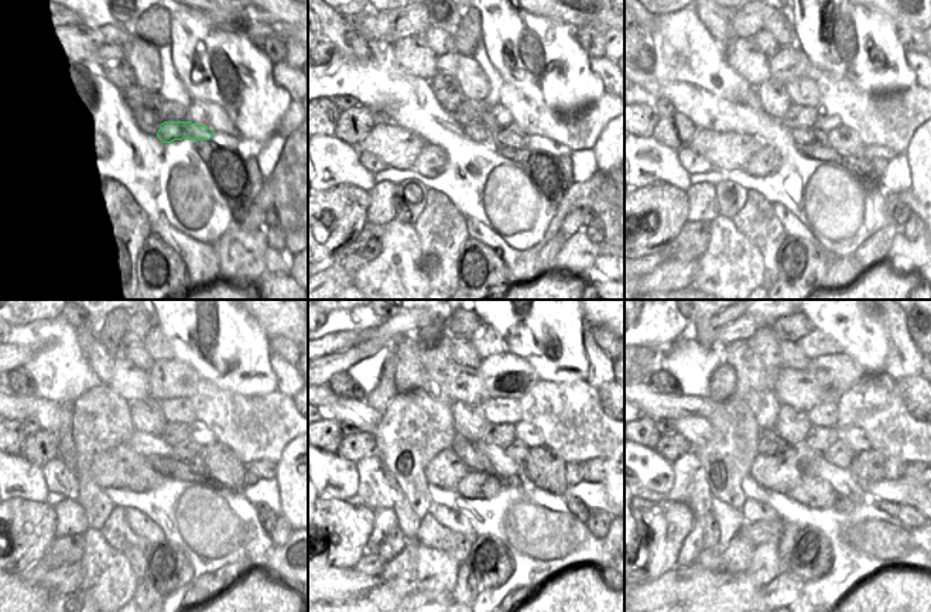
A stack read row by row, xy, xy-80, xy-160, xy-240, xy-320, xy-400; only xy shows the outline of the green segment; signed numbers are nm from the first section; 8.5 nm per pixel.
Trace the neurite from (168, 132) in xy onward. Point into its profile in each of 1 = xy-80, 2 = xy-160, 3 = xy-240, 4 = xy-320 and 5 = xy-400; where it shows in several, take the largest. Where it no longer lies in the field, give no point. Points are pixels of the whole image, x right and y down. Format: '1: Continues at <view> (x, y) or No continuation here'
1: Continues at xy-80 (512, 136)
2: Continues at xy-160 (844, 140)
3: Continues at xy-240 (223, 465)
4: Continues at xy-320 (546, 469)
5: Continues at xy-400 (868, 467).

